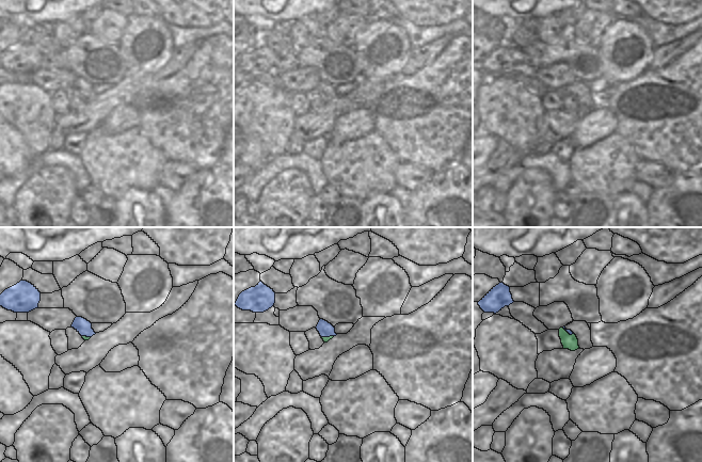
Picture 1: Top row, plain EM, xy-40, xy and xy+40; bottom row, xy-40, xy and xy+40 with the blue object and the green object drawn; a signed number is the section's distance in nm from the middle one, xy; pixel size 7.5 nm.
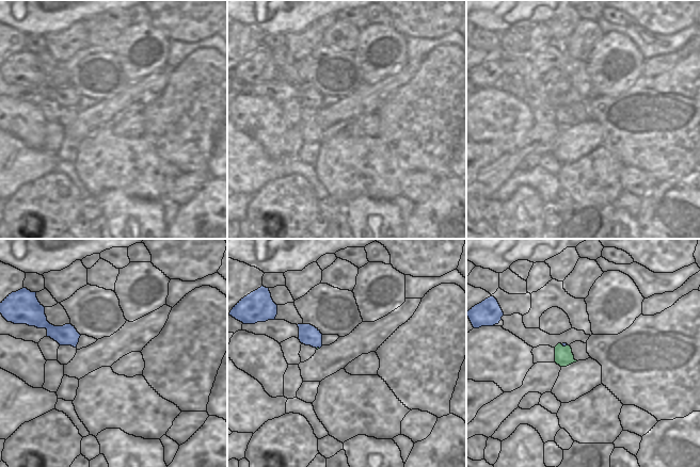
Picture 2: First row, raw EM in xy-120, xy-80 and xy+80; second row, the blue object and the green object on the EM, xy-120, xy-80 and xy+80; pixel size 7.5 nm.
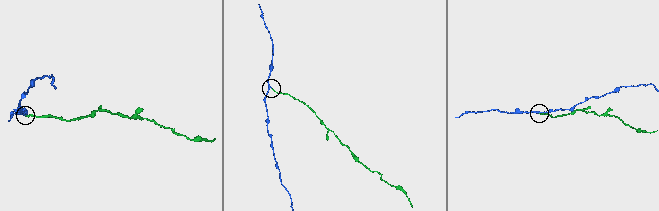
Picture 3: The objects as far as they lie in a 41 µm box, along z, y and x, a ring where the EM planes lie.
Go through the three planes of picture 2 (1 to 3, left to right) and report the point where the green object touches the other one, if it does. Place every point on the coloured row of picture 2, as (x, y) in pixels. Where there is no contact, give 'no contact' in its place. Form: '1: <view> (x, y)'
1: no contact
2: xy-80 (318, 347)
3: xy+80 (565, 345)

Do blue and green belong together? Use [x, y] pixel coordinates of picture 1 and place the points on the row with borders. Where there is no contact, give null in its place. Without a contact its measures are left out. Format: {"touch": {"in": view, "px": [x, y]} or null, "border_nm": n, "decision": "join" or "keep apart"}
{"touch": {"in": "xy", "px": [326, 336]}, "border_nm": 100, "decision": "keep apart"}

